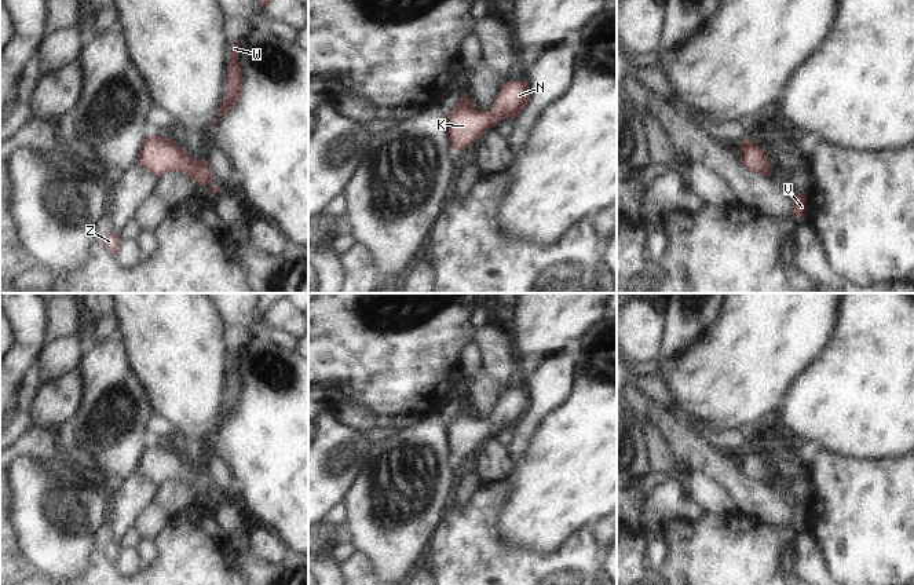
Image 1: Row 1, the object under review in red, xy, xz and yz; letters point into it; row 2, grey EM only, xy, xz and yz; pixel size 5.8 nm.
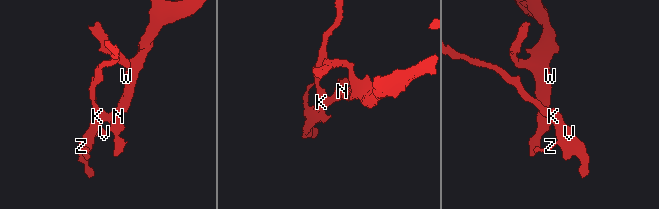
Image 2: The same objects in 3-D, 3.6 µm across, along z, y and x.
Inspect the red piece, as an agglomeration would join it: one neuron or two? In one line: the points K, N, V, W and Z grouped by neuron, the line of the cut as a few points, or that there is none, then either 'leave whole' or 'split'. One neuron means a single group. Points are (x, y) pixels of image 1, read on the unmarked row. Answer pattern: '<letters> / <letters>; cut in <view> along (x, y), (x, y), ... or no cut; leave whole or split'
K N V W Z; no cut; leave whole

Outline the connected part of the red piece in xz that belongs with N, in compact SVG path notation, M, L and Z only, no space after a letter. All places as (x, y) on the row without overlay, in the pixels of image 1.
M507 388L490 418L479 418L468 403L458 406L447 425L449 446L456 460L464 458L500 428L515 428L530 412L531 396L524 390Z

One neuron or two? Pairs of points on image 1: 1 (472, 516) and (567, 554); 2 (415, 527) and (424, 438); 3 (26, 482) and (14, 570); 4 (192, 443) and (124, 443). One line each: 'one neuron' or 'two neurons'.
1: one neuron
2: one neuron
3: two neurons
4: two neurons

